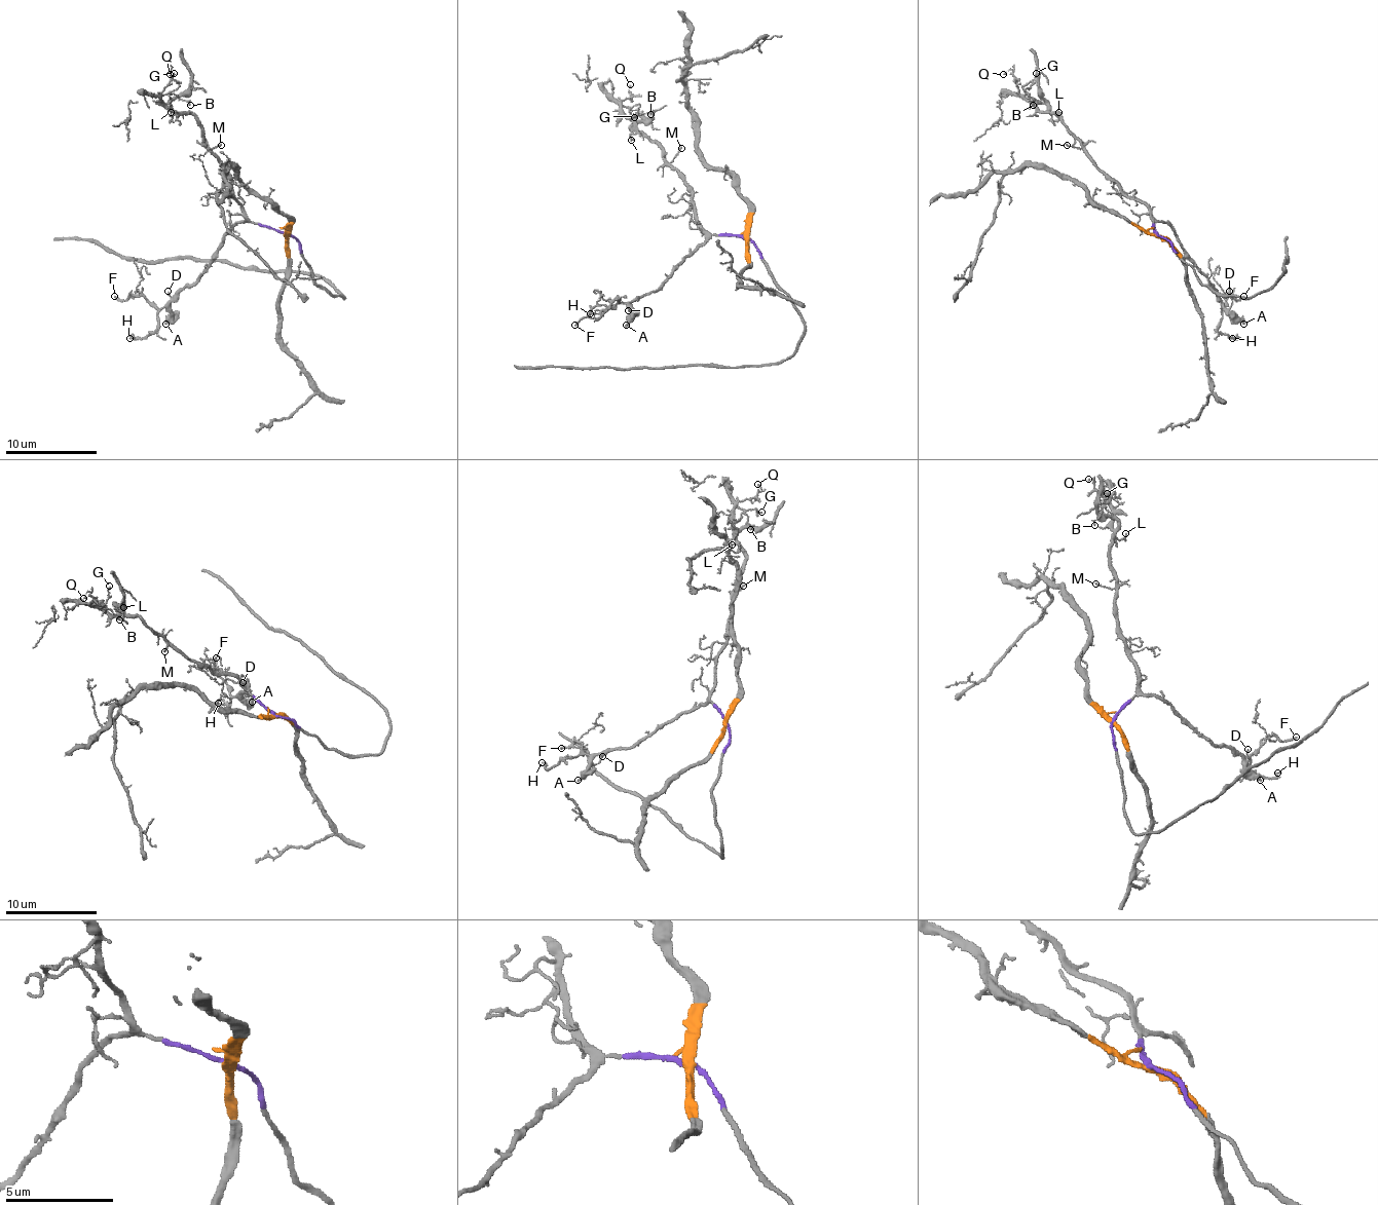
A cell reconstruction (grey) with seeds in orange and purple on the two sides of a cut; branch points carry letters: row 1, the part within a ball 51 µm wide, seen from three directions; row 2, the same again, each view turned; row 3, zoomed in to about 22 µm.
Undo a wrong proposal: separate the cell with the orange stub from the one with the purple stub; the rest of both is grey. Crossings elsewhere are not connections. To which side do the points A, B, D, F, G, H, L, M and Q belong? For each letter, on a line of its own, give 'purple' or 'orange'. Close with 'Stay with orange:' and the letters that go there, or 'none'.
A: purple
B: purple
D: purple
F: purple
G: purple
H: purple
L: purple
M: purple
Q: purple
Stay with orange: none

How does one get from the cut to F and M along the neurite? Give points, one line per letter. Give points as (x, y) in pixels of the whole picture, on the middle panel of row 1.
F: (747, 238), (710, 234), (656, 291), (623, 303), (596, 305), (575, 326)
M: (747, 238), (715, 236), (699, 225), (692, 206), (692, 188), (671, 165), (680, 147)

